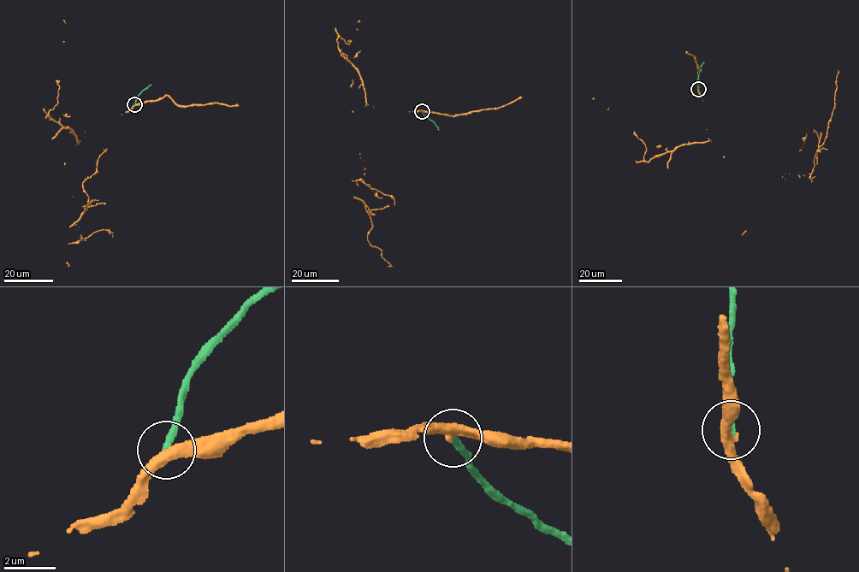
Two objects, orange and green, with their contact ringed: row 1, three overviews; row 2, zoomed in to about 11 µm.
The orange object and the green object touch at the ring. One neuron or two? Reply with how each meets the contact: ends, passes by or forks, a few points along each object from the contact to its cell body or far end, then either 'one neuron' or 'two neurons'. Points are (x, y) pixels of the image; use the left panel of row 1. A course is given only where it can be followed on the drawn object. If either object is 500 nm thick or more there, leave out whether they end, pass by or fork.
orange passes by; green ends; course orange (134, 104), (85, 132), (65, 162), (75, 221), (86, 209), (82, 182), (107, 149); course green (134, 104), (136, 97), (151, 85); one neuron

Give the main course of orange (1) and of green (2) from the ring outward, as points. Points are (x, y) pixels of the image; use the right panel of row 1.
1: (698, 89), (708, 138), (725, 157), (816, 157), (835, 105), (838, 70)
2: (698, 89), (698, 71), (704, 61)

